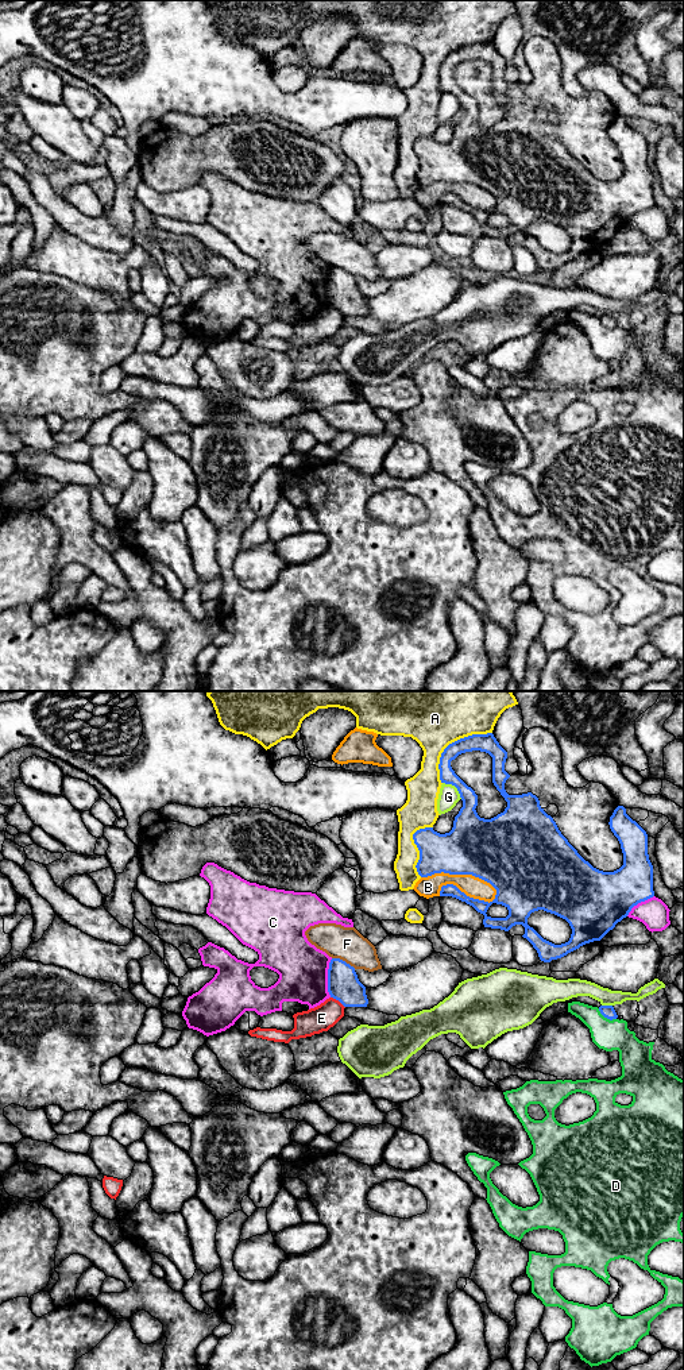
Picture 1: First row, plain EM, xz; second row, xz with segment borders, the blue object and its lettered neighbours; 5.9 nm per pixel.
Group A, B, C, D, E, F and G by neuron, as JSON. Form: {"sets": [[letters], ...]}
{"sets": [["A"], ["B"], ["C"], ["D"], ["E"], ["F"], ["G"]]}

